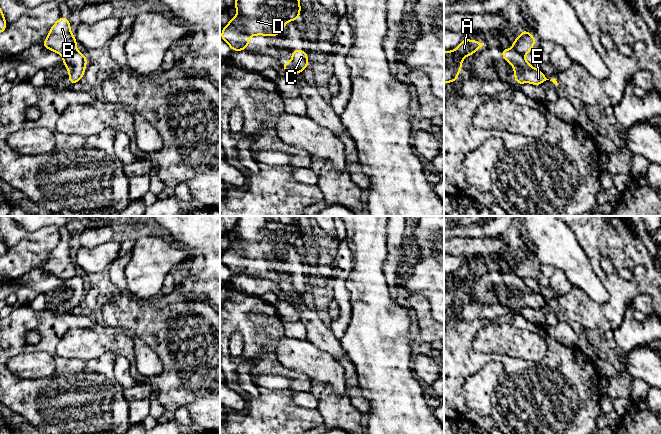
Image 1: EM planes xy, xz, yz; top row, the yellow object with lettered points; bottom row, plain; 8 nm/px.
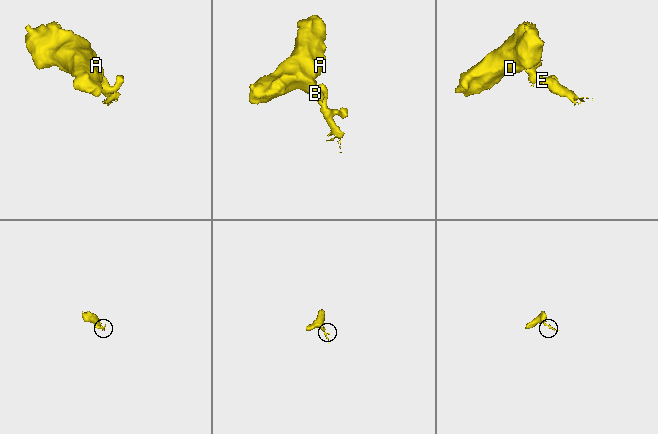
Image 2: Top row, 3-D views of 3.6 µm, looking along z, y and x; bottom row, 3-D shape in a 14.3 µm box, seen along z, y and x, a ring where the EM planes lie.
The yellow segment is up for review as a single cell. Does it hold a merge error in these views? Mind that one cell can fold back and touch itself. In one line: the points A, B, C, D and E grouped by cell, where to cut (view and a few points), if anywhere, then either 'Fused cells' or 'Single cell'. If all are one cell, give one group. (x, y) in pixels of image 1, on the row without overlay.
Groups: A B D / C E. Split along xy (75, 274), (64, 280). Fused cells

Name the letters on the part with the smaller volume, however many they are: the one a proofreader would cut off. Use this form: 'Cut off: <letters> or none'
Cut off: C, E

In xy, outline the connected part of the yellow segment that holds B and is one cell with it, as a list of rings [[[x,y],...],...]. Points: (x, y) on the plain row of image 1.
[[[62,240],[51,251],[47,263],[41,268],[42,271],[63,280],[75,276],[76,269],[77,265],[71,257],[69,244]]]

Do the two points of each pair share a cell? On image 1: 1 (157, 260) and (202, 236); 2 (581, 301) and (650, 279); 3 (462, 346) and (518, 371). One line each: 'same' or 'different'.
1: different
2: same
3: same

